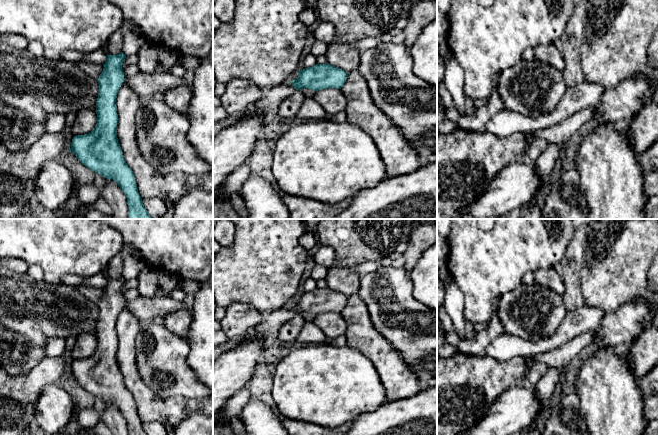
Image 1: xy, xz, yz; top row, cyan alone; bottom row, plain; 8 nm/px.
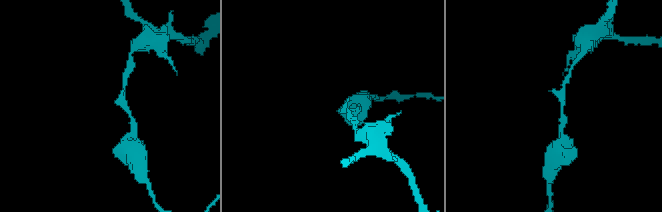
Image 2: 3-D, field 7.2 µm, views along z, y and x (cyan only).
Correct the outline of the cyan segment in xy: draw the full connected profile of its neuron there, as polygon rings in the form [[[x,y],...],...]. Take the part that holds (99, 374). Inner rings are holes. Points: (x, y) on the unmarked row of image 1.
[[[107,279],[98,302],[97,348],[88,358],[76,359],[68,374],[78,384],[104,402],[113,403],[127,422],[129,435],[147,435],[139,419],[133,395],[128,391],[117,362],[116,322],[124,306],[122,294],[126,279]]]

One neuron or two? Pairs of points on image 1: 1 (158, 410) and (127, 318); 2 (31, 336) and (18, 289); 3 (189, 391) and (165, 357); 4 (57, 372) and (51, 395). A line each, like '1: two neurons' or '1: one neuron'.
1: one neuron
2: one neuron
3: one neuron
4: two neurons

